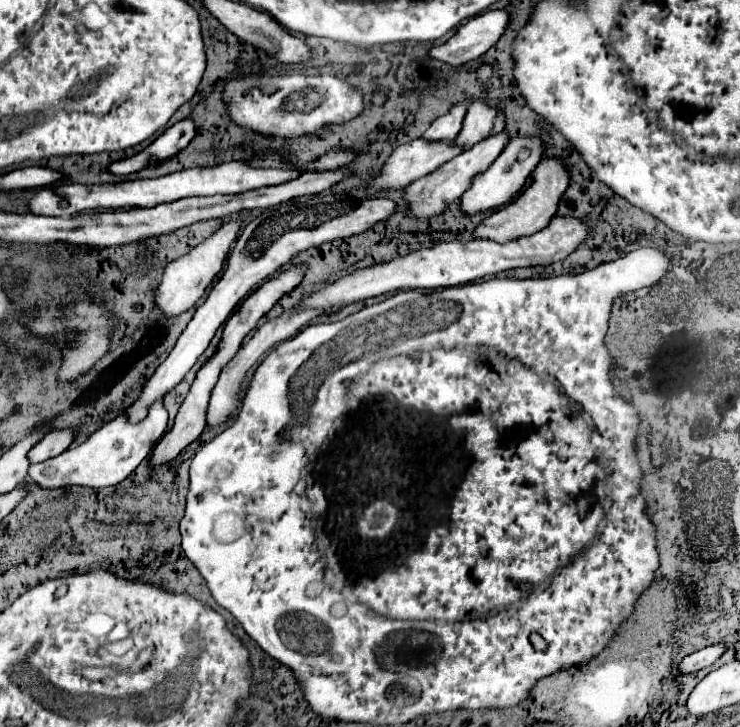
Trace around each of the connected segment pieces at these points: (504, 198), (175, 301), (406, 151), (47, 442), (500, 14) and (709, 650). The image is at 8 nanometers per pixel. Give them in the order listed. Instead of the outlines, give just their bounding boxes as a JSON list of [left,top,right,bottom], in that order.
[[460,137,542,215],[154,221,240,317],[366,139,462,195],[28,431,76,463],[428,11,508,67],[680,645,724,675]]

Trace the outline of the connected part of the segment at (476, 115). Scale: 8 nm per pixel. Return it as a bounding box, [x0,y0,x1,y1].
[454,101,504,151]

